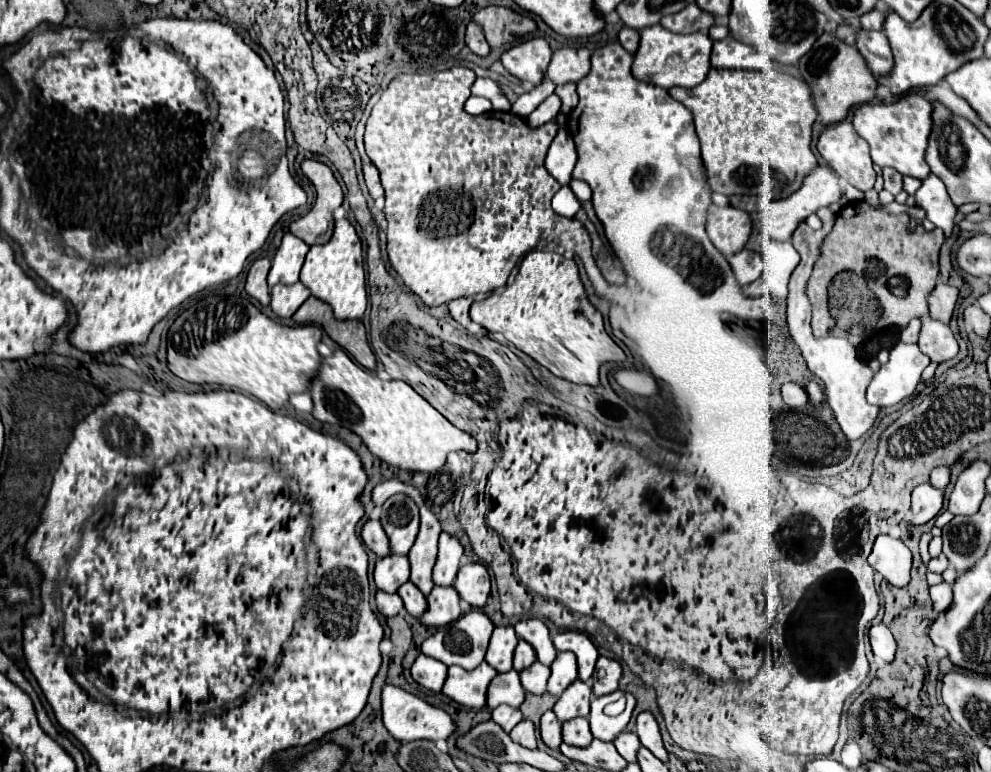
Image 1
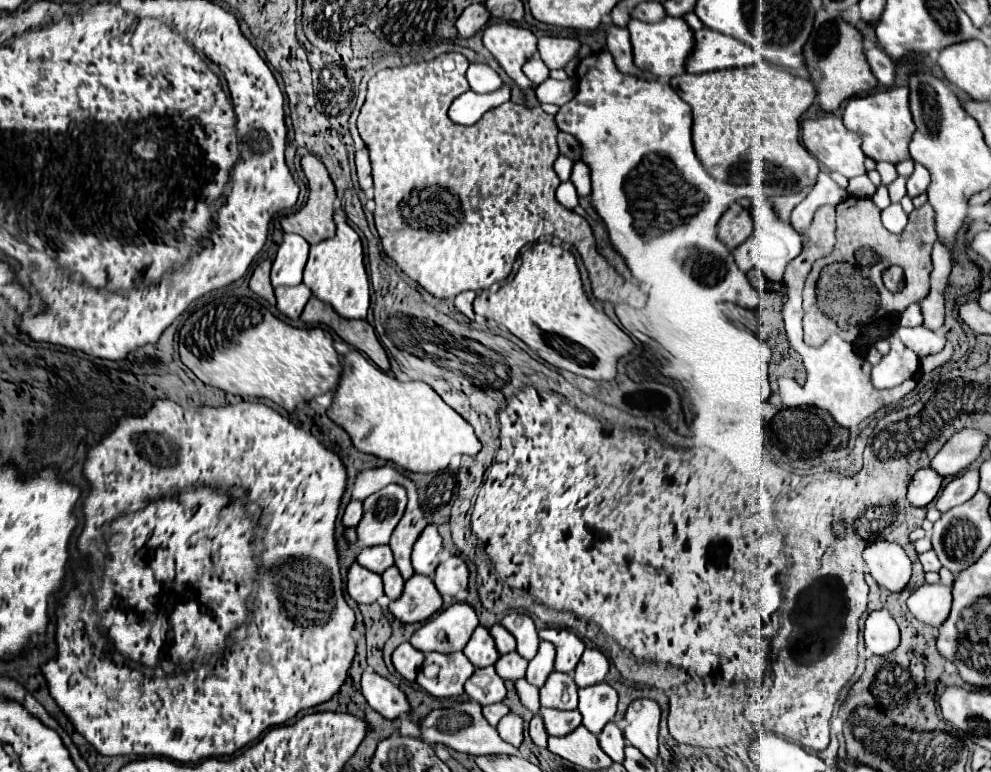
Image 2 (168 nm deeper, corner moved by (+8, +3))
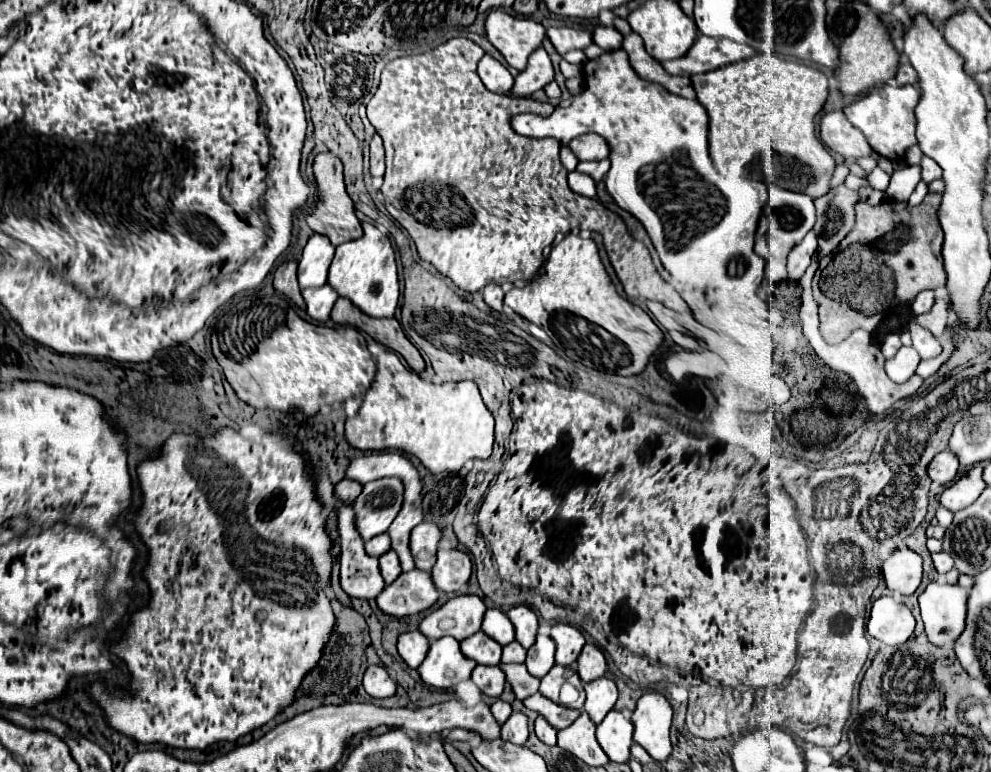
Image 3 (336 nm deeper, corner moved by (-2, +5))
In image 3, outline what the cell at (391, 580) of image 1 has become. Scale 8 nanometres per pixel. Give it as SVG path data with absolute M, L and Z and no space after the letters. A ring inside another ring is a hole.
M382 533L382 535L378 535L378 537L370 539L370 541L366 541L366 553L370 557L382 557L390 549L392 549L392 545L390 545L390 537L386 533Z

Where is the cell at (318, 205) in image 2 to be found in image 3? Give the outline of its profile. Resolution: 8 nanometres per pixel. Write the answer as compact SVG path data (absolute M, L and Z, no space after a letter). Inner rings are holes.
M320 153L314 159L314 175L316 175L316 183L318 183L318 205L314 209L312 215L306 217L308 227L314 233L326 235L330 239L330 243L340 245L346 243L350 239L358 239L362 235L362 227L360 221L354 215L354 205L346 193L344 187L344 177L342 177L342 163L336 155L332 153Z

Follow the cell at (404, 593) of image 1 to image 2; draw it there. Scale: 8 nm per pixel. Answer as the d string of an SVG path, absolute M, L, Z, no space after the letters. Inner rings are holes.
M388 567L388 571L382 573L382 581L384 581L384 593L388 599L398 599L404 587L404 579L400 577L400 573L396 571L396 567Z

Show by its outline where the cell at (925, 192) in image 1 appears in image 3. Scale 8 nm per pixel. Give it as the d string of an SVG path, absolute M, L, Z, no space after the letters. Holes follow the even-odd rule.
M924 157L922 159L922 181L924 183L932 183L934 179L940 179L942 177L942 169L936 161L932 161L930 157Z

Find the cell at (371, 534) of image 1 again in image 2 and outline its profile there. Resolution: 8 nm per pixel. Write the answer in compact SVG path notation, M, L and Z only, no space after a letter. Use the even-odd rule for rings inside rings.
M350 499L350 503L344 509L342 523L344 523L344 527L356 527L360 523L360 519L362 519L362 501Z

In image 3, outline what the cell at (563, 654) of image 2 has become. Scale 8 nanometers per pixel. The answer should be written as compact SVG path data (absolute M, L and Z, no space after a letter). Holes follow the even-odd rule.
M554 623L550 637L556 643L556 663L572 667L578 661L582 647L586 643L584 635L568 623Z

